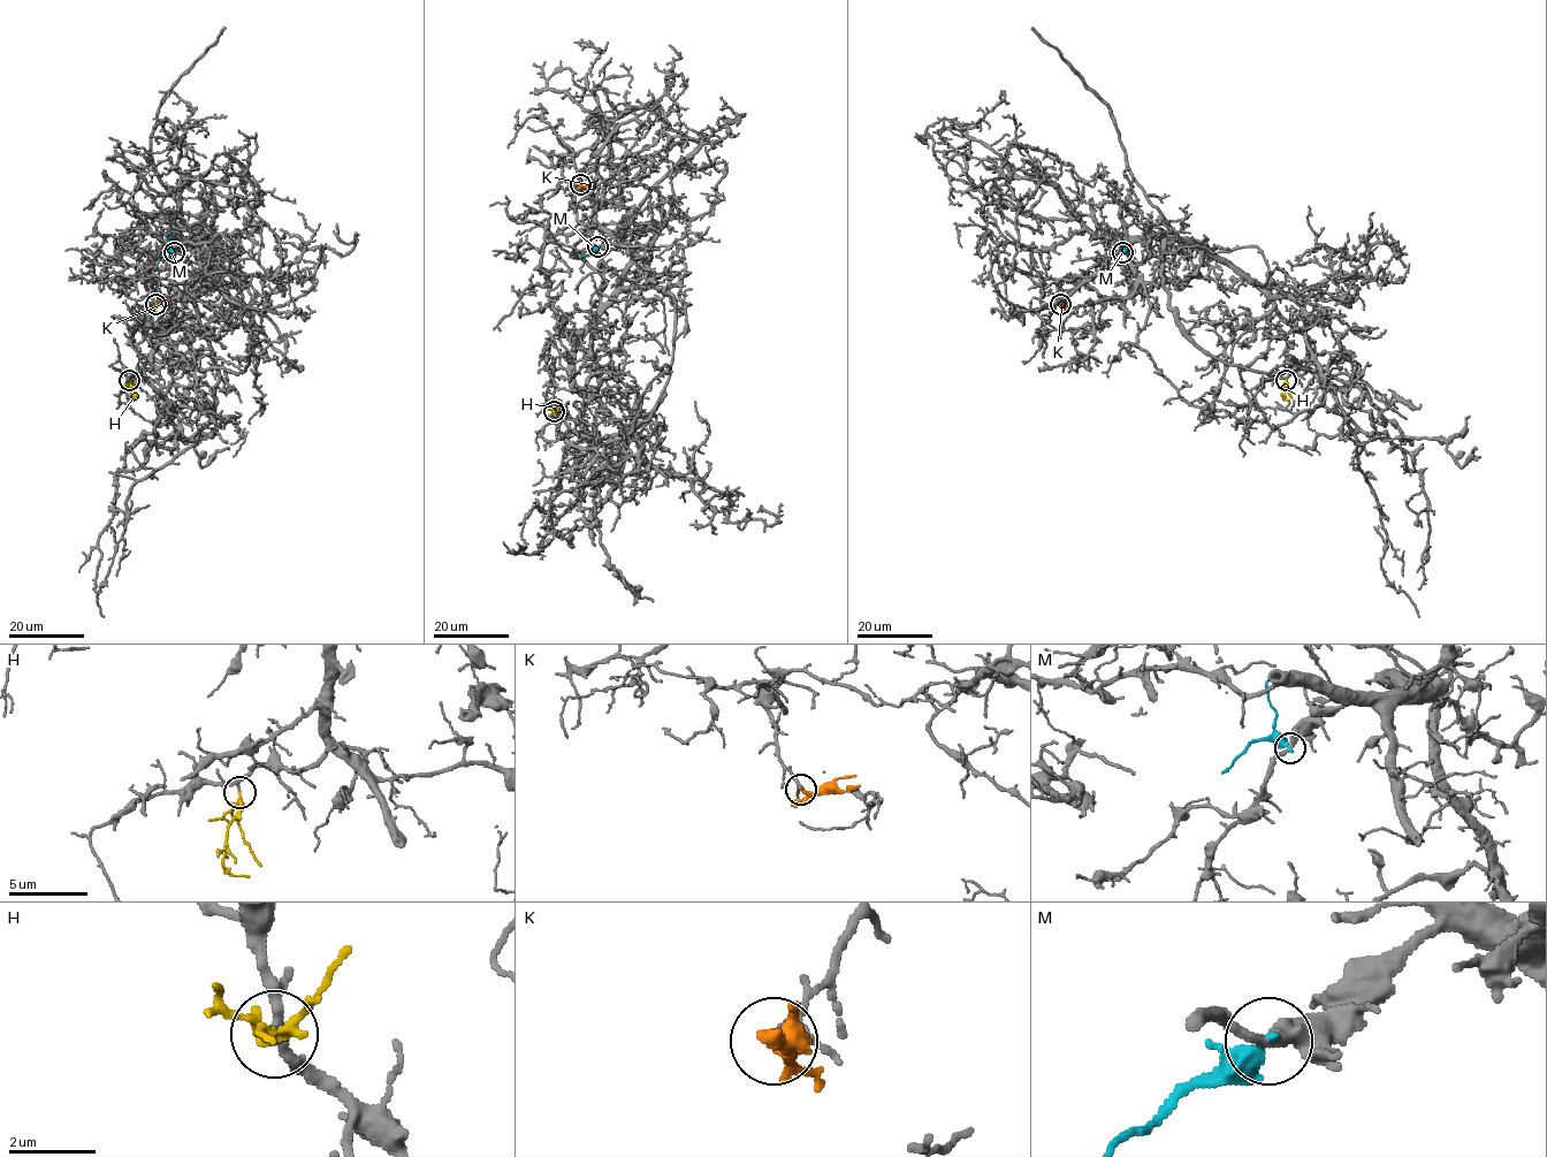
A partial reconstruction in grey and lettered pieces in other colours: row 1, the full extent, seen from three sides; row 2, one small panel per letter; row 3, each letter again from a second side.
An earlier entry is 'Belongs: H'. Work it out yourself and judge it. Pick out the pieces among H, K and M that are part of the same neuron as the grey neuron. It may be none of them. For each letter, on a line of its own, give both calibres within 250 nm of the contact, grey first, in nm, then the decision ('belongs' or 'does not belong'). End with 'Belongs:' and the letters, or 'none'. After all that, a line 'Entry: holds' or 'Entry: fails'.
H: 170/240 nm | belongs
K: 140/200 nm | does not belong
M: 280/400 nm | does not belong
Belongs: H
Entry: holds

